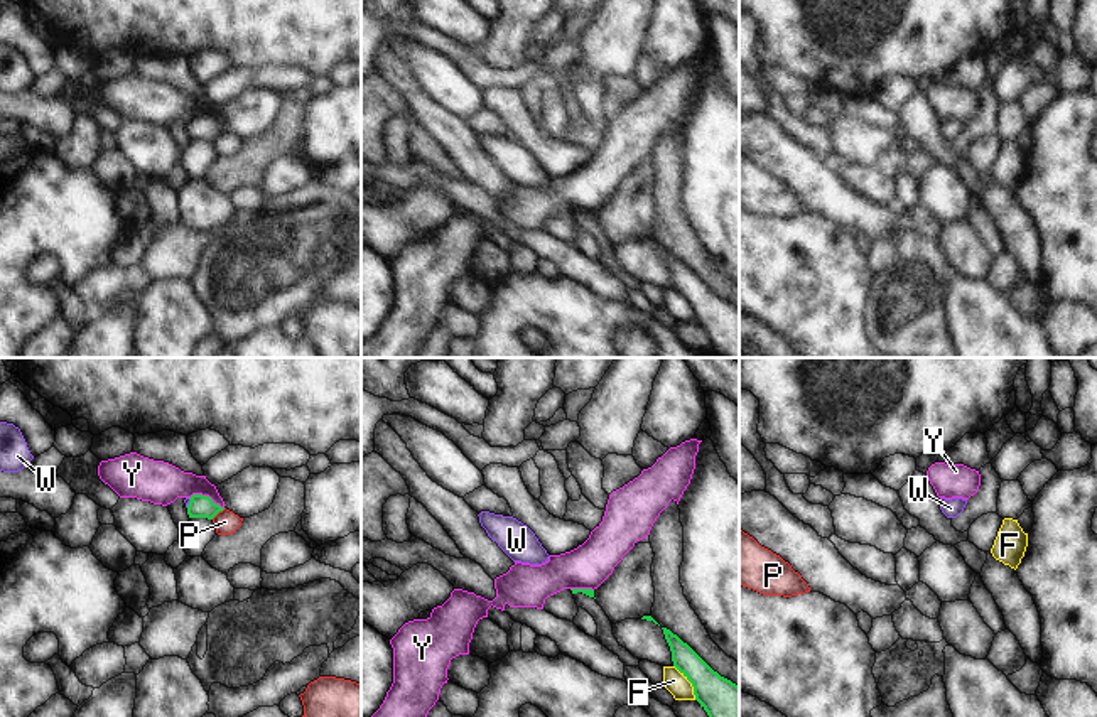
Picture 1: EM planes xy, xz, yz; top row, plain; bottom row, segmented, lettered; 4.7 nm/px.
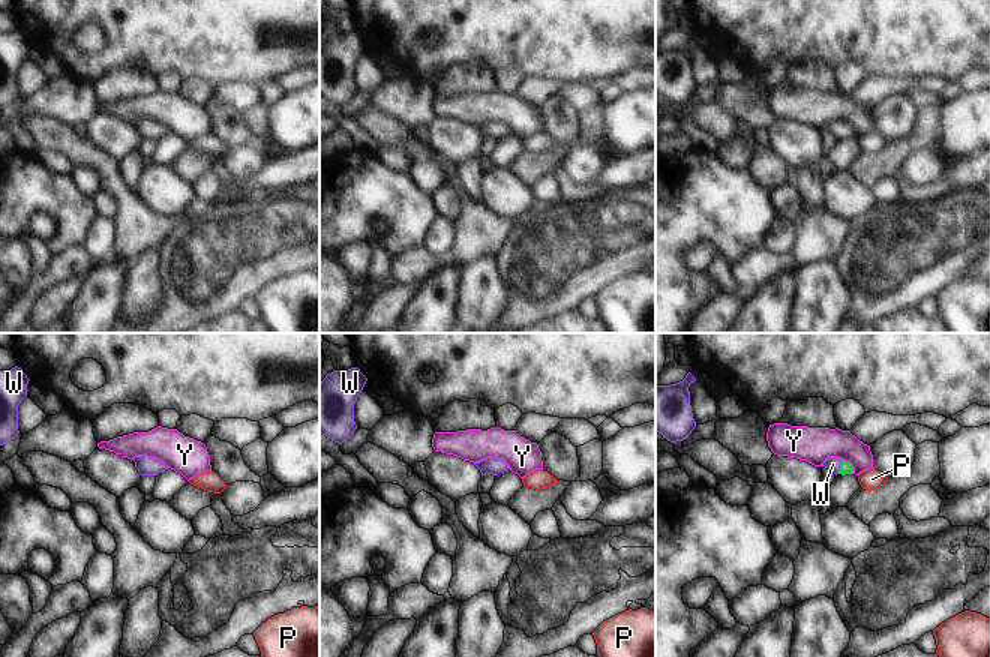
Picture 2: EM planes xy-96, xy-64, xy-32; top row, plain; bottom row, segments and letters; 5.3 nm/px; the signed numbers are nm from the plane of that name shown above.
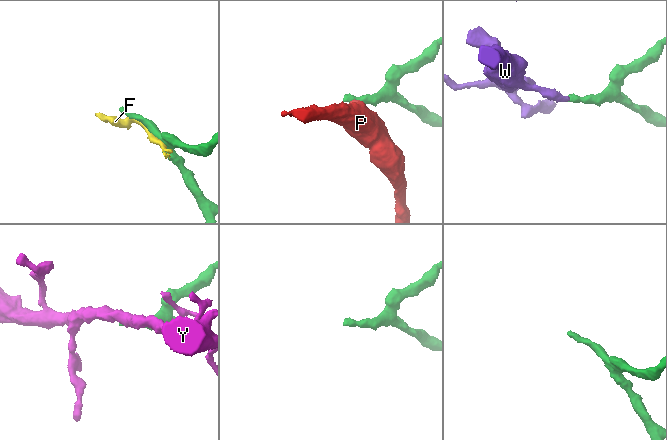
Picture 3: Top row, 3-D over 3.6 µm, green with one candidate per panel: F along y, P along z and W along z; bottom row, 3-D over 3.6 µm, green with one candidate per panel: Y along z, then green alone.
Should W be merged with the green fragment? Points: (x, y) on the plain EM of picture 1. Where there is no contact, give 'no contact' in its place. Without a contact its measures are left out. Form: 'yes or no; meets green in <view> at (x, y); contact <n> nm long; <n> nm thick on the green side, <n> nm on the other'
yes; meets green in xy at (189, 125); contact 50 nm long; 110 nm thick on the green side, 20 nm on the other

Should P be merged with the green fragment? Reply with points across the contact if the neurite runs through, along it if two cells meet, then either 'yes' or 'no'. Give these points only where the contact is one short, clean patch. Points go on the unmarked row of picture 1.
border along xy (225, 130), (211, 140); no

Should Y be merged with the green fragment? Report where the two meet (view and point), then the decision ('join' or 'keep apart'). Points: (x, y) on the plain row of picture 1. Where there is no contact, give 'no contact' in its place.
xy (206, 118) | keep apart

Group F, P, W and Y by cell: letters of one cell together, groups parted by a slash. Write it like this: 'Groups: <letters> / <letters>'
Groups: F P / W / Y.

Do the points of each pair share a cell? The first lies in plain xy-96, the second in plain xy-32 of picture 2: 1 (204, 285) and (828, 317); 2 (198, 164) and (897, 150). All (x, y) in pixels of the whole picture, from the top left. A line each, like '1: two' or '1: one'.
1: two
2: one

